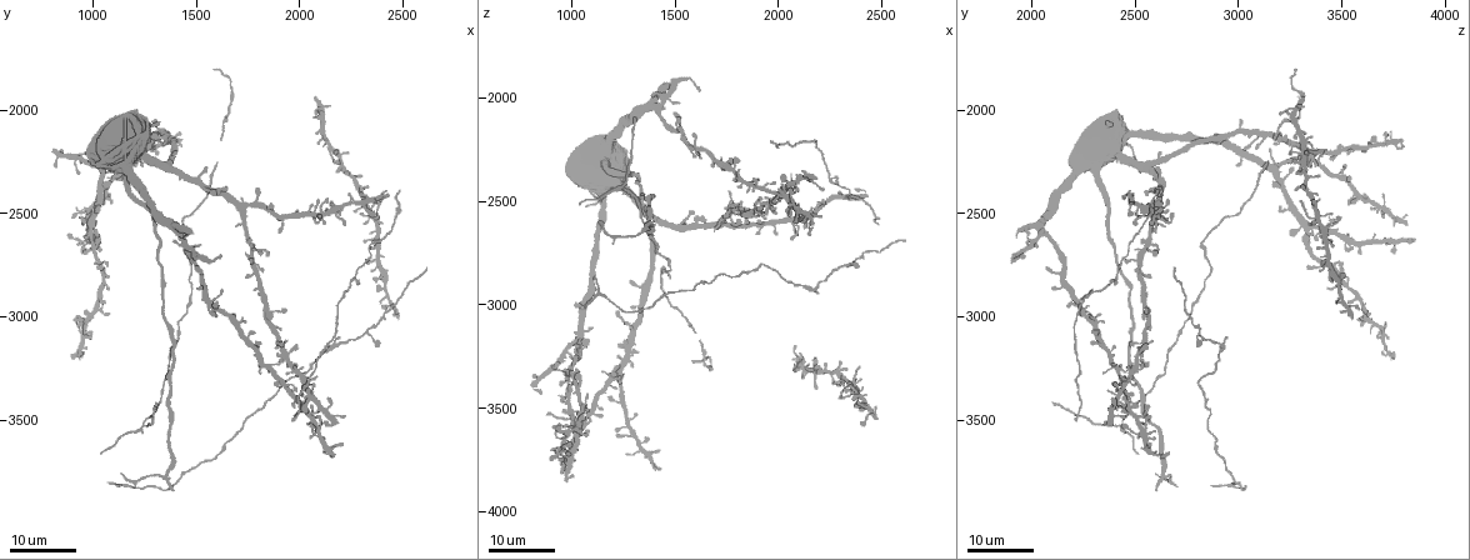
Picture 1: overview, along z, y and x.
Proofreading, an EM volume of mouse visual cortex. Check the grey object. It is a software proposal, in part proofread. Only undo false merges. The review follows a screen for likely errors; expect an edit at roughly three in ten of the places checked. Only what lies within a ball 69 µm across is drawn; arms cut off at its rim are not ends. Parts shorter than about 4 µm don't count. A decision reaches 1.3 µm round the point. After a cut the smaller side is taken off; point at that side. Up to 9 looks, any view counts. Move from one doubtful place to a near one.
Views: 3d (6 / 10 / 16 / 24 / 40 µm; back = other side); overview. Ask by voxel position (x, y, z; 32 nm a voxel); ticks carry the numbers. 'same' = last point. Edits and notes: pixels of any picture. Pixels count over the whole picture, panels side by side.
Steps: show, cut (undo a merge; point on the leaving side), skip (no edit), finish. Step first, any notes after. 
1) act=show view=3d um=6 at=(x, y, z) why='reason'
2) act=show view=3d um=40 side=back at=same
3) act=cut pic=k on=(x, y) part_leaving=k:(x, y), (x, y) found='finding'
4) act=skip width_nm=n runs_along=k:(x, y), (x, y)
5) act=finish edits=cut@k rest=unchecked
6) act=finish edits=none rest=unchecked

act=show view=3d um=24 at=(2040, 3480, 2480) why='three-way junction'

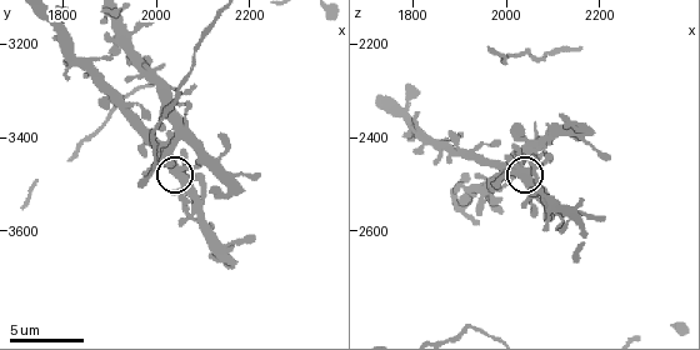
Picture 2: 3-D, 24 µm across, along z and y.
act=show view=3d um=6 at=(2045, 3475, 2475)

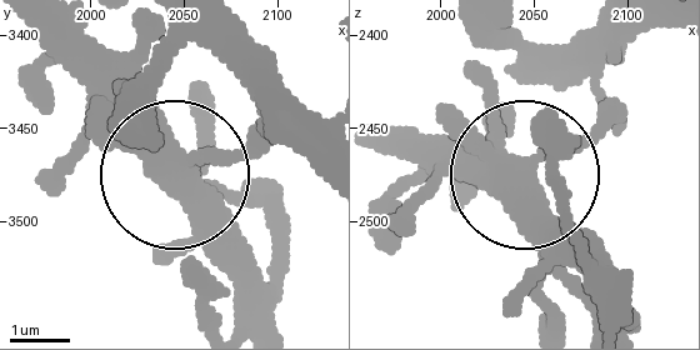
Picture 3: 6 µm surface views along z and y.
act=skip width_nm=430 found='continuous, no second cell'

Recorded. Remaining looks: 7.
act=show view=3d um=16 at=(2180, 3120, 2920) why='calibre changes'

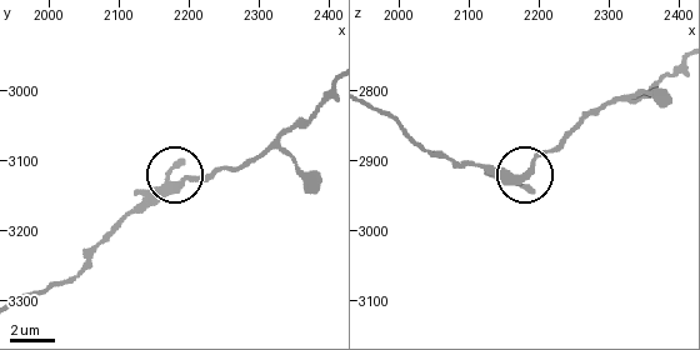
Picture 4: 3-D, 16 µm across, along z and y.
act=show view=3d um=6 at=(2185, 3135, 2915)

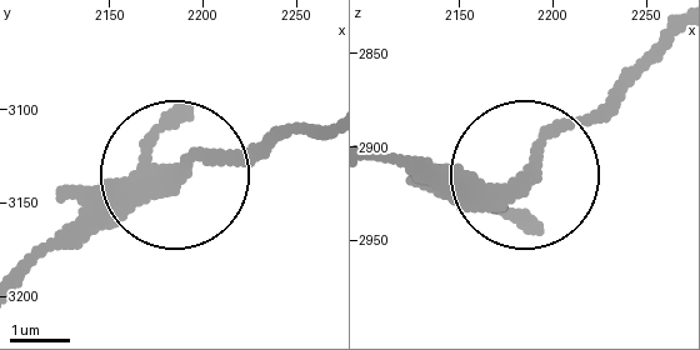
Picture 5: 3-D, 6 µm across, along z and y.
act=skip runs_along=5:(24, 281), (178, 171), (303, 131) found='one cell here'

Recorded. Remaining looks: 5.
act=show view=3d um=24 at=(1240, 3530, 2430) why='four-way junction'

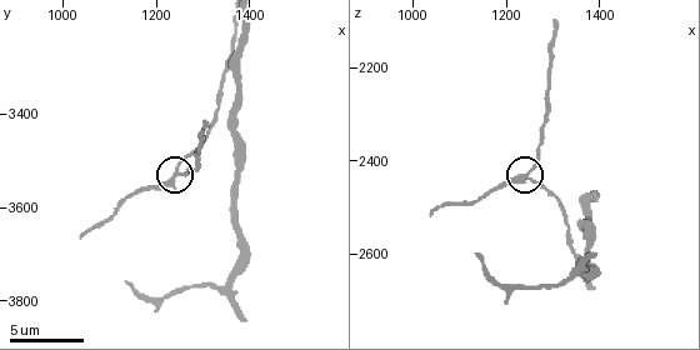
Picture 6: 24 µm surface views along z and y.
act=show view=3d um=6 at=(1255, 3525, 2425)

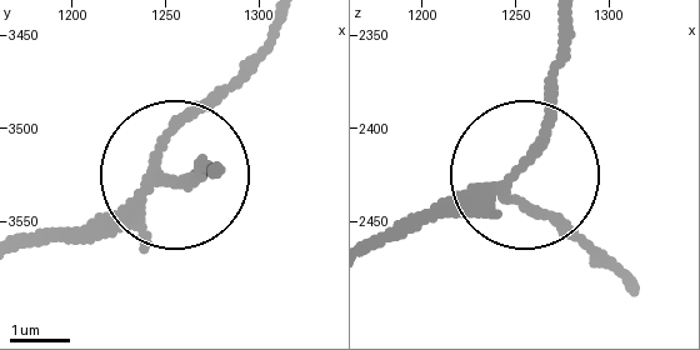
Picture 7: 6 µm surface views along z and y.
act=skip runs_along=7:(271, 31), (176, 135), (161, 185), (61, 235) found='all the same cell'

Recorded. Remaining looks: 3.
act=show view=3d um=24 at=(1360, 3420, 2540) why='four arms meet'

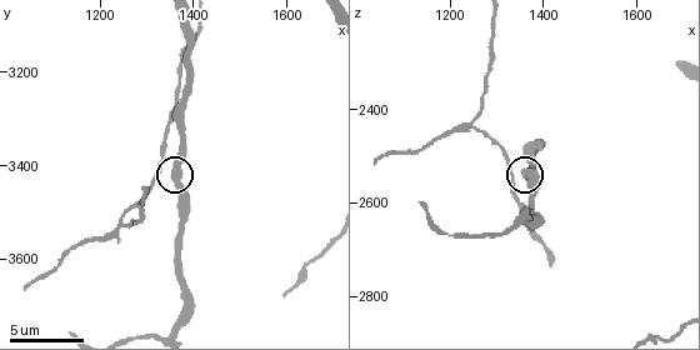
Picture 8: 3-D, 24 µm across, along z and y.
act=show view=3d um=10 at=same

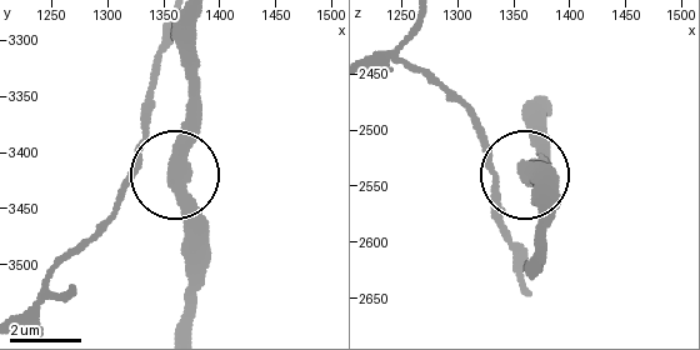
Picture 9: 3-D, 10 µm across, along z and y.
act=show view=3d um=10 side=back at=same

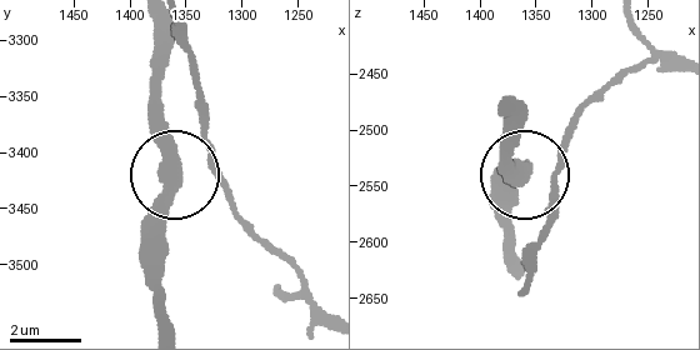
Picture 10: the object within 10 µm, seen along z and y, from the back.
act=skip arms=4 found='all the same cell'

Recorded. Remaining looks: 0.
act=finish edits=none rest=unchecked

